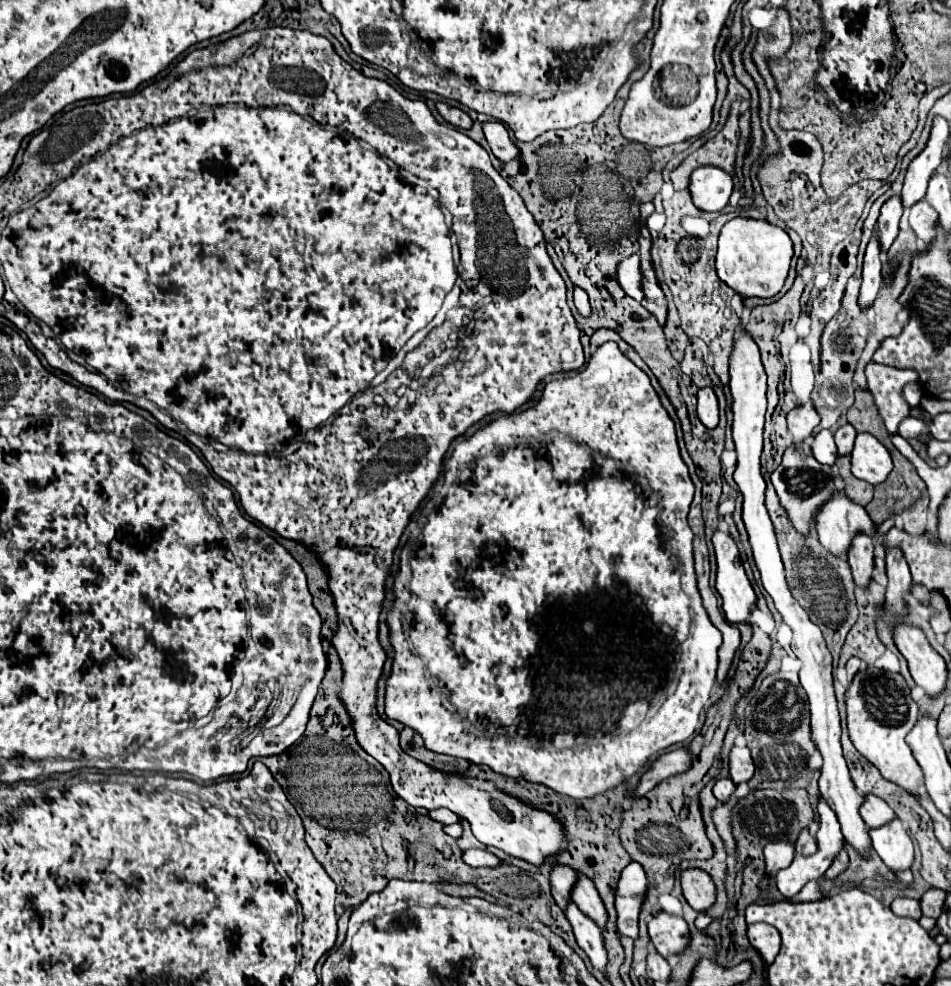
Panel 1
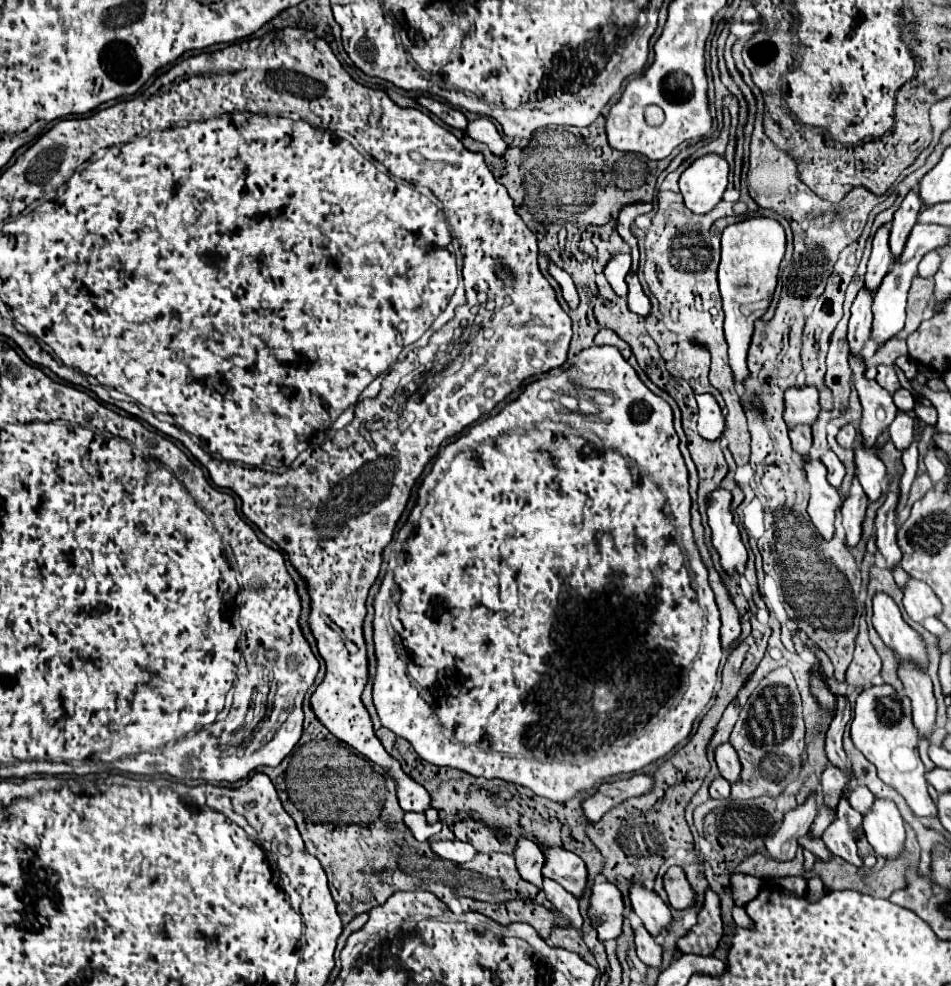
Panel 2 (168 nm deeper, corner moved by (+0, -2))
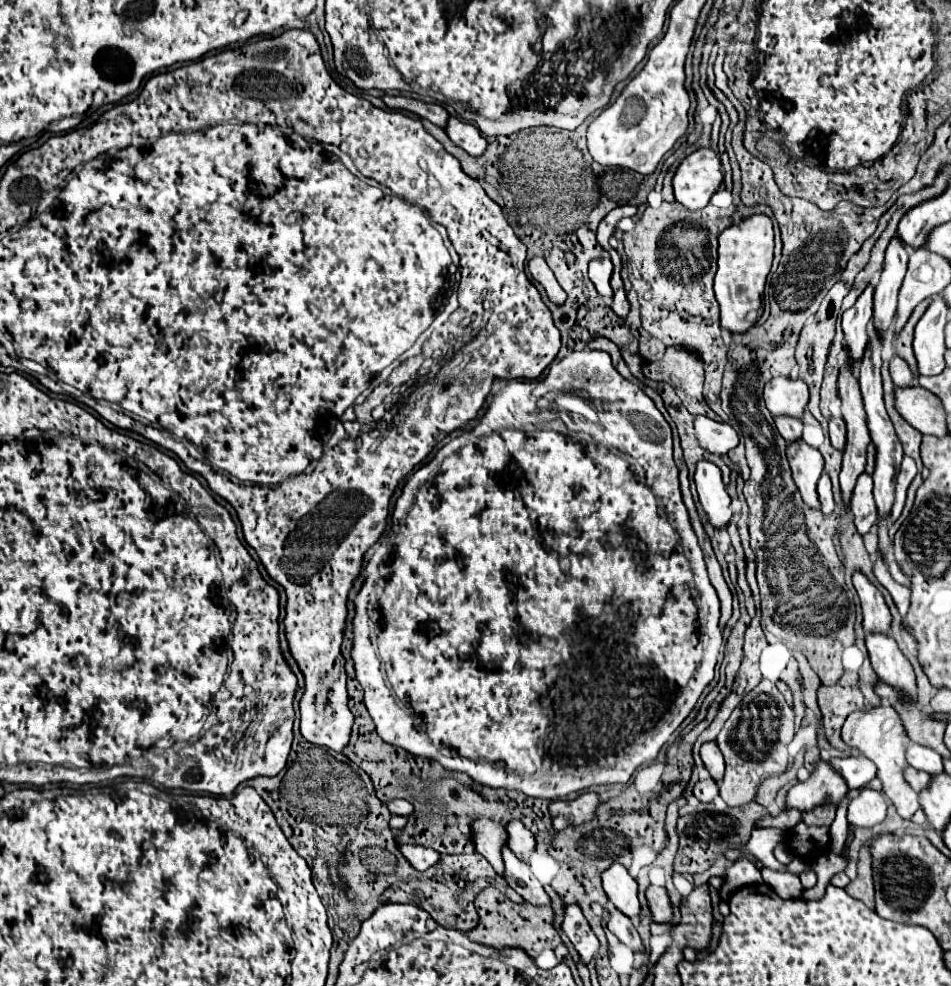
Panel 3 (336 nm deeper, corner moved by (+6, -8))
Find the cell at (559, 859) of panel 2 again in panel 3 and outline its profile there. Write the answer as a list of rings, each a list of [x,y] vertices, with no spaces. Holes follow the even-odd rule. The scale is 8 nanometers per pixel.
[[[519,819],[509,821],[505,825],[505,831],[507,831],[507,847],[517,857],[521,857],[523,861],[529,861],[529,853],[535,849],[535,837],[533,837],[533,833]]]

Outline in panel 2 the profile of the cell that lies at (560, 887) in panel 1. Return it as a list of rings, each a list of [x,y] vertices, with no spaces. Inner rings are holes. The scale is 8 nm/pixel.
[[[521,839],[517,843],[515,849],[515,861],[519,867],[519,873],[523,875],[523,879],[527,879],[529,883],[543,887],[543,865],[545,865],[545,855],[541,853],[541,849],[531,843],[529,839]]]

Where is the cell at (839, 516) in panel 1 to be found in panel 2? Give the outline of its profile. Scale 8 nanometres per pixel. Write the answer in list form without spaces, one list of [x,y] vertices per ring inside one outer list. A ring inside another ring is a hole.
[[[805,459],[803,467],[811,483],[811,499],[807,513],[811,523],[825,541],[831,541],[835,535],[835,517],[843,499],[839,491],[827,481],[827,469],[819,459]]]

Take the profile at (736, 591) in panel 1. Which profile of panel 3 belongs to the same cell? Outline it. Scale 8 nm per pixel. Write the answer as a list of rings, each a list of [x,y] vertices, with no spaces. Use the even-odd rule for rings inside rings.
[[[699,461],[693,479],[697,485],[699,501],[713,527],[719,529],[727,525],[731,519],[731,497],[723,485],[721,469],[711,461]]]

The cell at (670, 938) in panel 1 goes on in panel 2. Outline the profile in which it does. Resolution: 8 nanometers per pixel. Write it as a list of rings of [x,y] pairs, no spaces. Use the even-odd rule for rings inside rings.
[[[635,885],[635,887],[631,887],[629,899],[631,899],[635,913],[641,917],[645,929],[653,937],[661,935],[663,931],[667,931],[671,927],[671,923],[673,923],[671,909],[667,903],[661,901],[661,897],[657,893],[651,893],[645,887]]]

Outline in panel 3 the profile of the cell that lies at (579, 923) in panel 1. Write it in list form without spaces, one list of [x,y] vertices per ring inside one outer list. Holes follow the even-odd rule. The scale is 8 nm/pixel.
[[[501,847],[501,857],[503,857],[503,865],[505,865],[503,879],[507,881],[507,885],[513,891],[517,891],[531,905],[549,905],[549,897],[543,891],[537,877],[531,873],[529,865],[523,863],[521,859],[517,859],[515,853],[509,851],[507,847]]]

